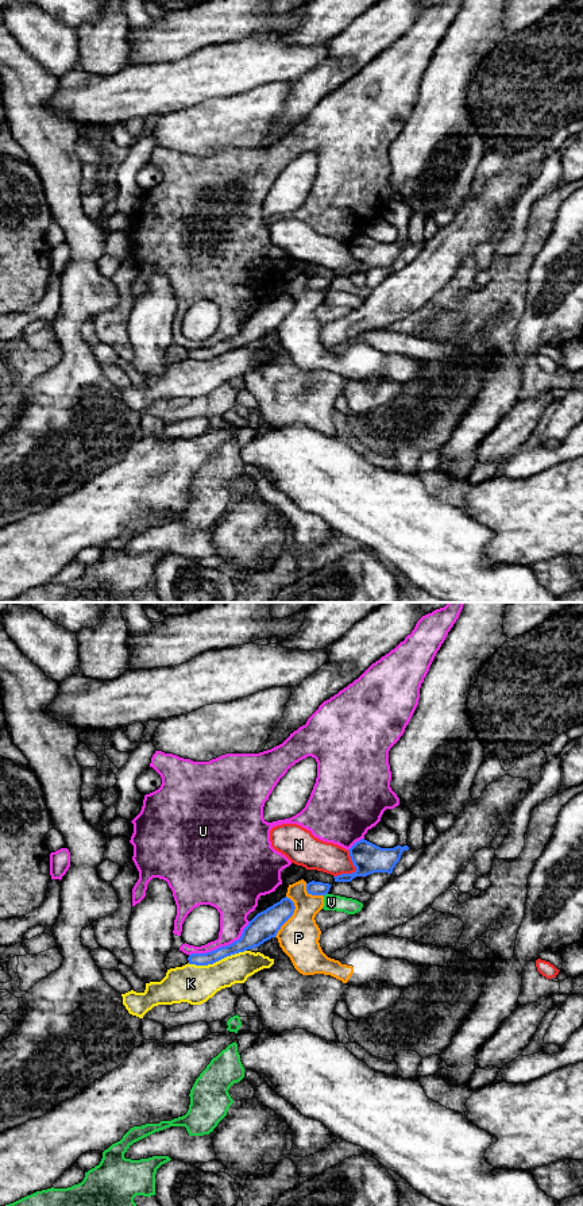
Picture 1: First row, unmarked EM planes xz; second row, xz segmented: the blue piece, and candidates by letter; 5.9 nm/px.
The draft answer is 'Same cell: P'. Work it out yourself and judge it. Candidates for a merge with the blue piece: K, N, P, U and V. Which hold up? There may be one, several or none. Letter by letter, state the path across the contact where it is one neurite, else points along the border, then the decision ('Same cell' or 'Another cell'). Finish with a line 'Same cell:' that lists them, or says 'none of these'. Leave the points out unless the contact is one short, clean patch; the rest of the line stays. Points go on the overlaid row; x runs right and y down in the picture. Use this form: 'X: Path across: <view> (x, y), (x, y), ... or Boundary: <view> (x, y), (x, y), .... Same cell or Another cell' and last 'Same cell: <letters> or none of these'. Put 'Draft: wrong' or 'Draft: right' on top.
Draft: wrong
K: Another cell
N: Boundary: xz (348, 850), (355, 870), (334, 877). Another cell
P: Another cell
U: Another cell
V: Another cell
Same cell: none of these

